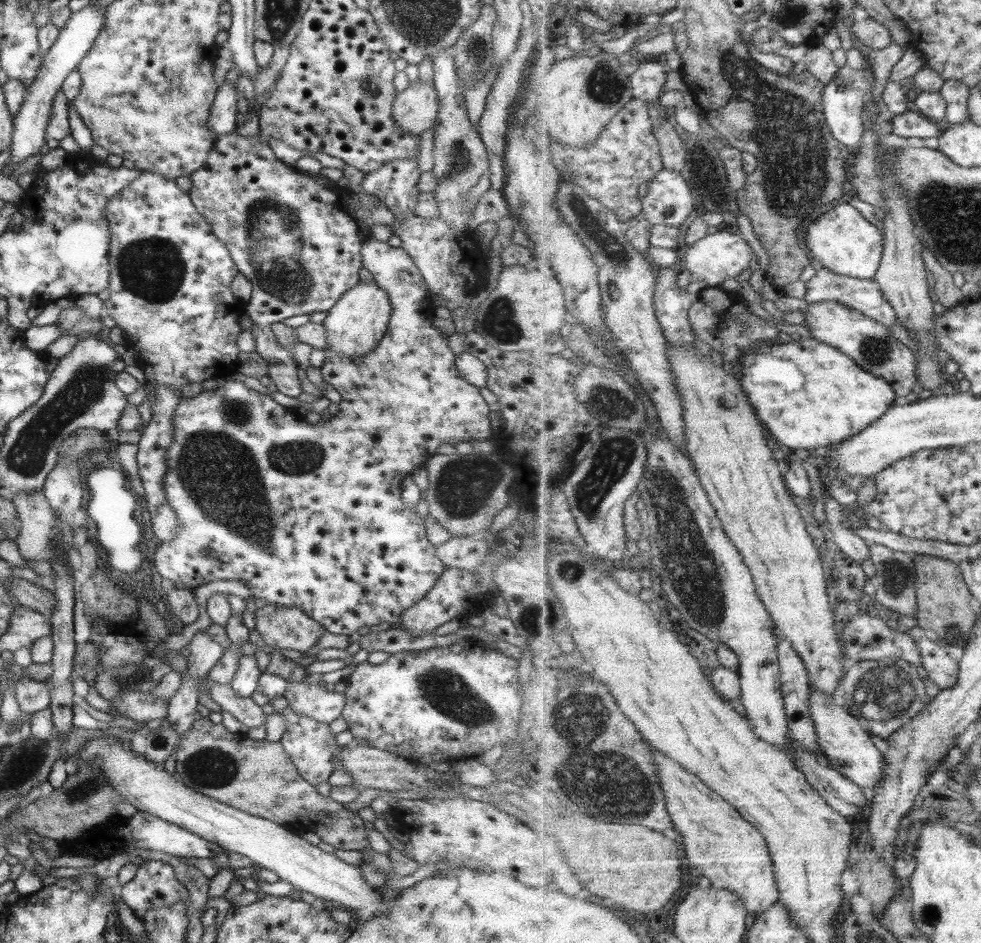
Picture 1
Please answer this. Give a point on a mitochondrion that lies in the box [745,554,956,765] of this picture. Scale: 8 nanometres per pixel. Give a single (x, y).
(887, 694)

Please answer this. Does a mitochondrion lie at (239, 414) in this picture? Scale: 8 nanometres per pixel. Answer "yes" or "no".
yes

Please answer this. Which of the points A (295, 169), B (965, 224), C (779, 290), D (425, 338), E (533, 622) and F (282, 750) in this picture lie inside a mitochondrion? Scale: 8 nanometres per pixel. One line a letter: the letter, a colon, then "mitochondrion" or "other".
A: other
B: mitochondrion
C: other
D: other
E: mitochondrion
F: other

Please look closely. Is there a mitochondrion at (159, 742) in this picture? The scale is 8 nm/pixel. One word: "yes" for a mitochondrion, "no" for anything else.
no

